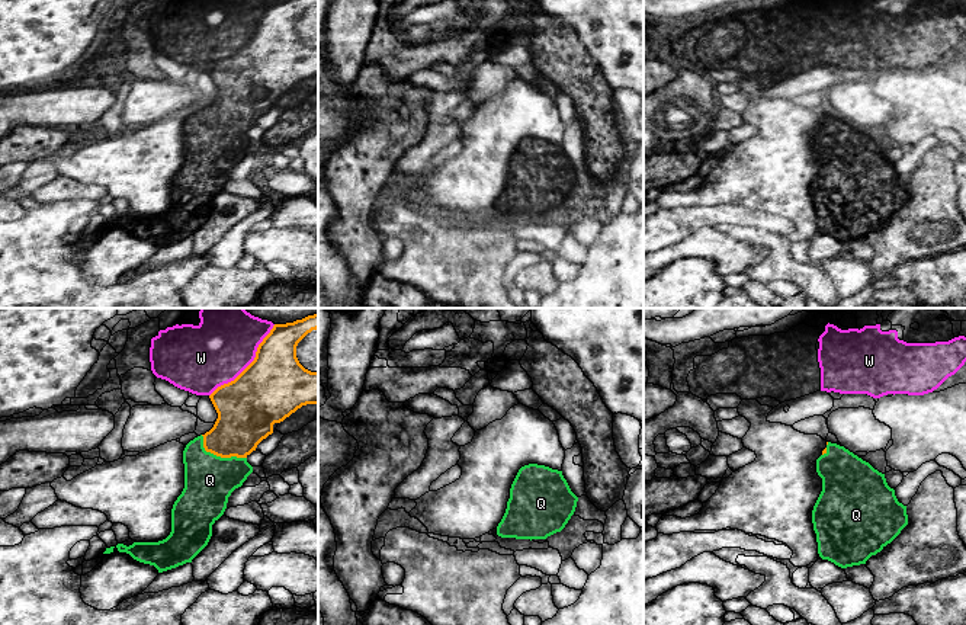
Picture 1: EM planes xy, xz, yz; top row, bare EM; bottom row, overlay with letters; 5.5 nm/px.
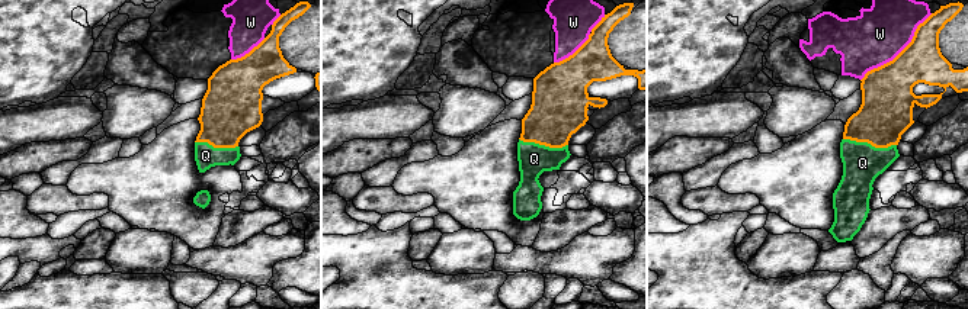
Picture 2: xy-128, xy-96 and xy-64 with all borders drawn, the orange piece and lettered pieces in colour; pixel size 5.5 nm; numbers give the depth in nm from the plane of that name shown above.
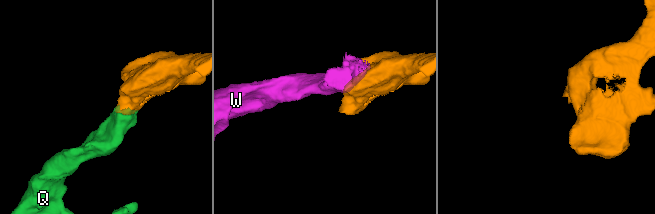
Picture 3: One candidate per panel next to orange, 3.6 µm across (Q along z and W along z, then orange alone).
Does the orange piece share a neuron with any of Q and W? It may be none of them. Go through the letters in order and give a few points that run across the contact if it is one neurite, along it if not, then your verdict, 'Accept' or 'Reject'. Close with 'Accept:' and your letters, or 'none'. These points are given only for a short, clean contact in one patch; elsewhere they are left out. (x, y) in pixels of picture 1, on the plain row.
Q: Line: xy (244, 93), (218, 130), (209, 154). Accept
W: Reject
Accept: Q

